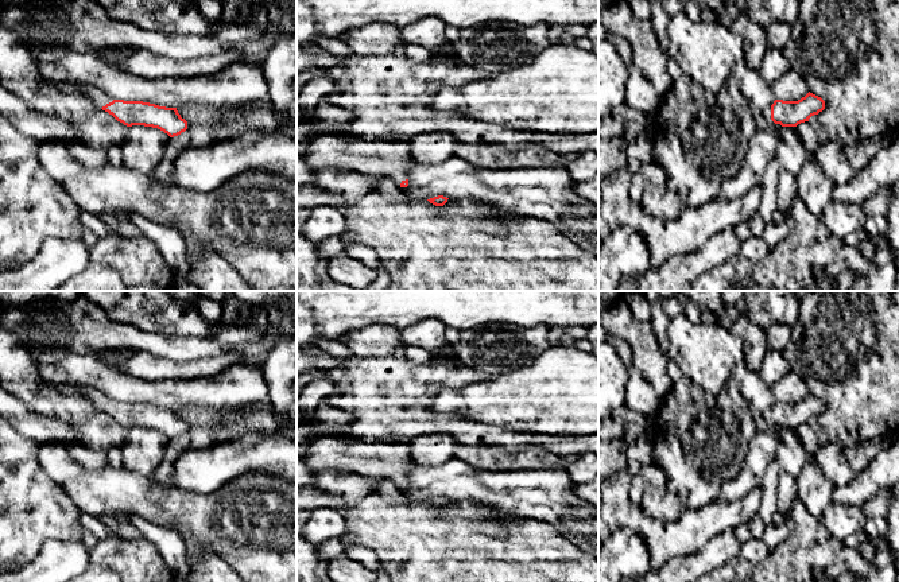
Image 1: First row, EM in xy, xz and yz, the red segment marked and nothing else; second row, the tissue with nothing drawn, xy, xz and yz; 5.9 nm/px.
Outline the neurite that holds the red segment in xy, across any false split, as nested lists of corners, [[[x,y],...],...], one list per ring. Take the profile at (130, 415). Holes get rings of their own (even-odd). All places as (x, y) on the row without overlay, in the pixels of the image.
[[[50,381],[46,383],[63,395],[88,399],[94,404],[97,411],[108,414],[127,428],[152,428],[163,432],[170,439],[178,438],[187,431],[187,423],[181,419],[177,410],[166,410],[143,403],[116,401],[90,387],[69,387]]]

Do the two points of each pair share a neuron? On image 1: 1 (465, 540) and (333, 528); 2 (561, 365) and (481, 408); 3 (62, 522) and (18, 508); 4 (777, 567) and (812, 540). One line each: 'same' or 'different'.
1: different
2: same
3: same
4: same

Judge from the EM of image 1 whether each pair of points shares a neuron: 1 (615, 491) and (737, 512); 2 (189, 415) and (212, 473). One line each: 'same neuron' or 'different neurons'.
1: same neuron
2: different neurons

